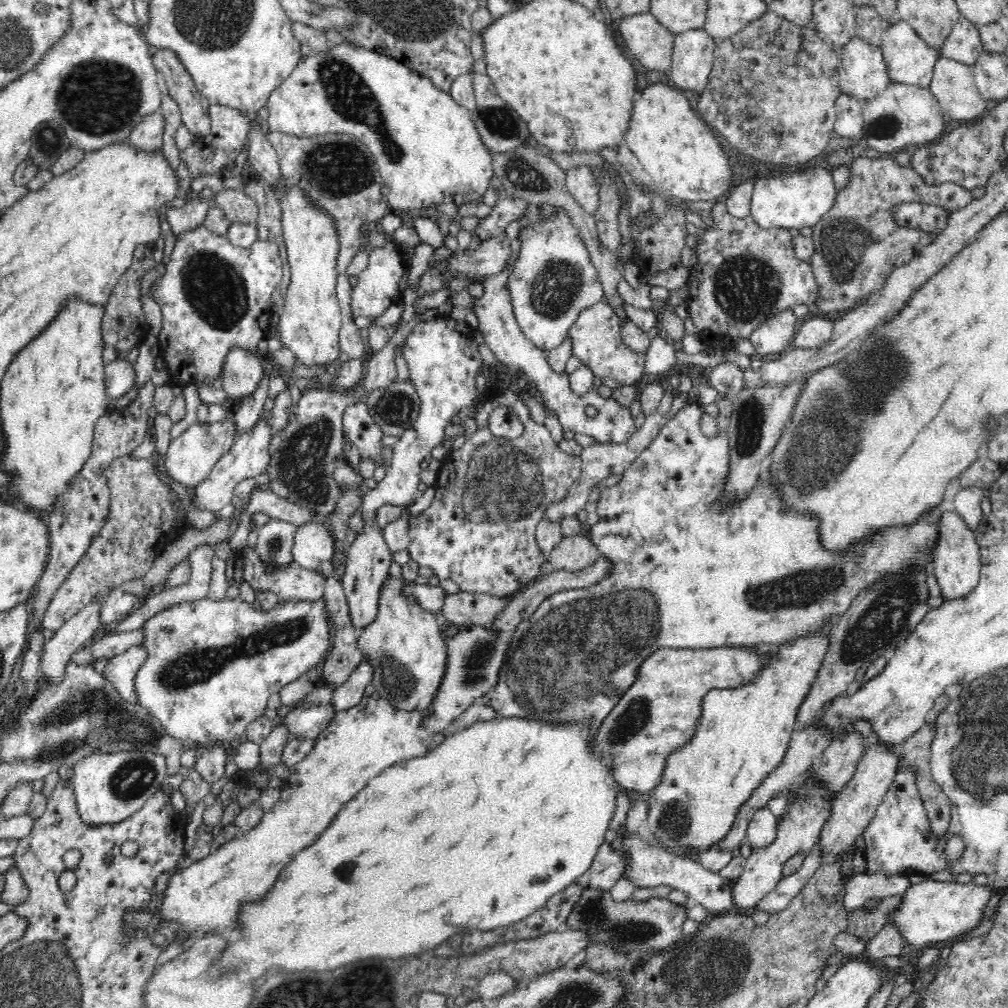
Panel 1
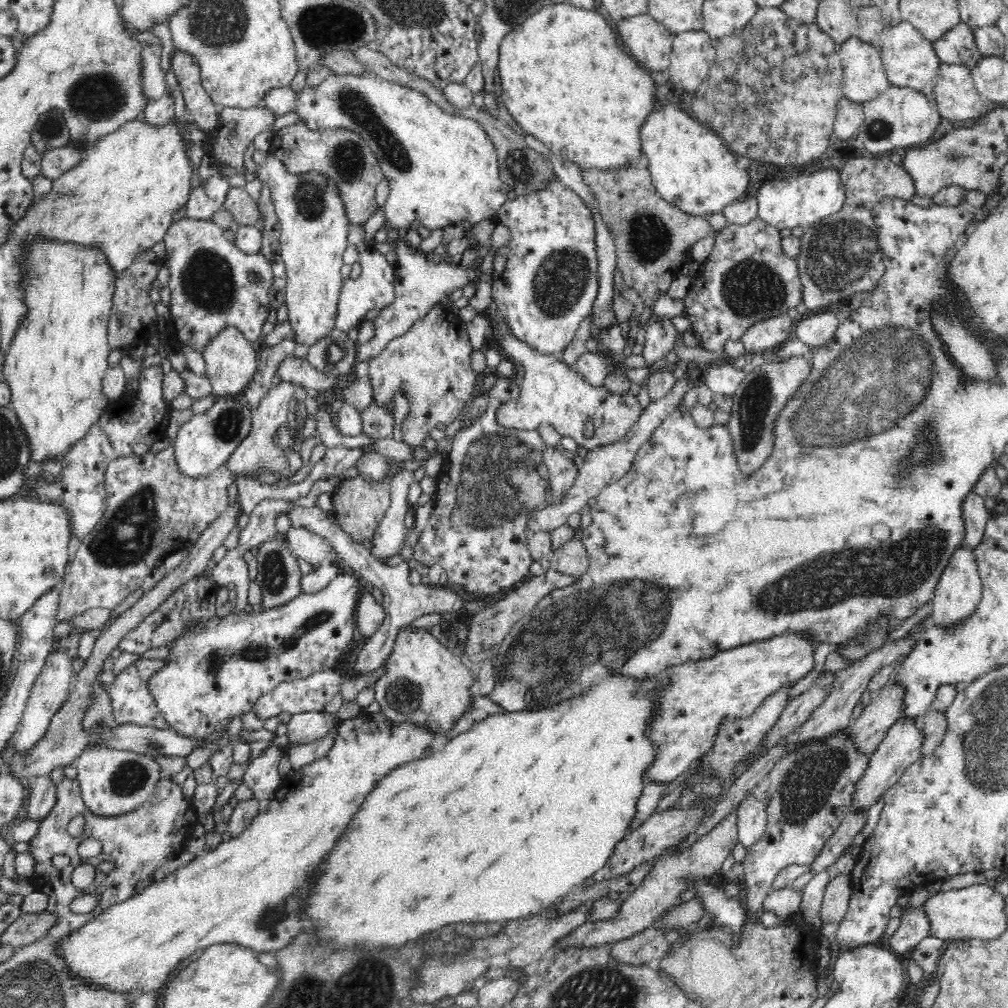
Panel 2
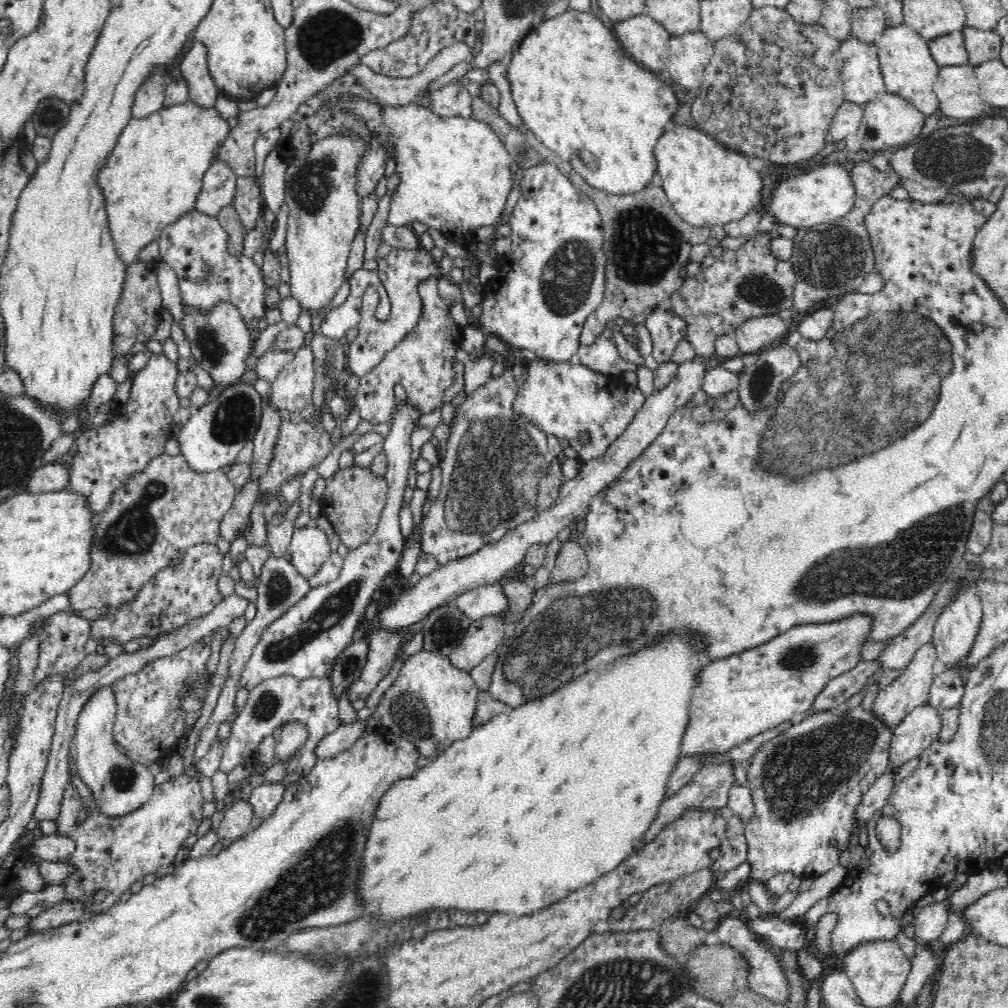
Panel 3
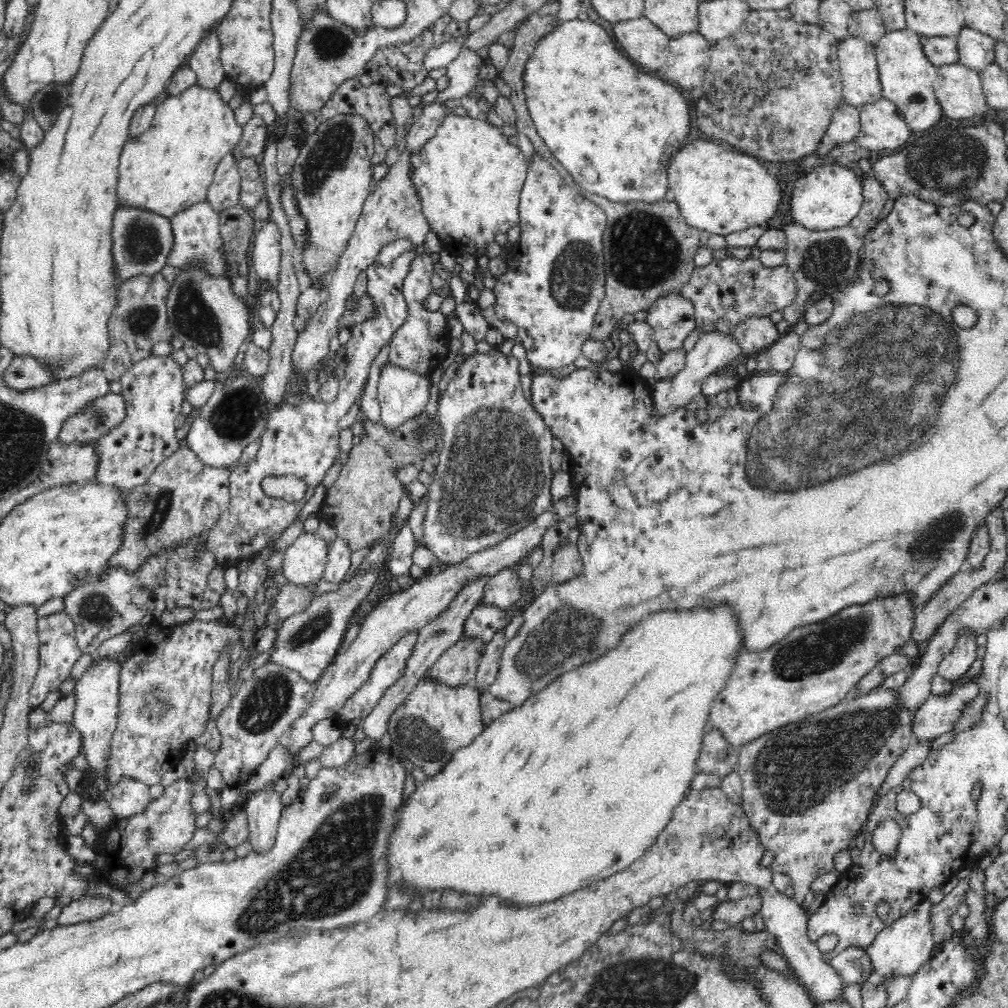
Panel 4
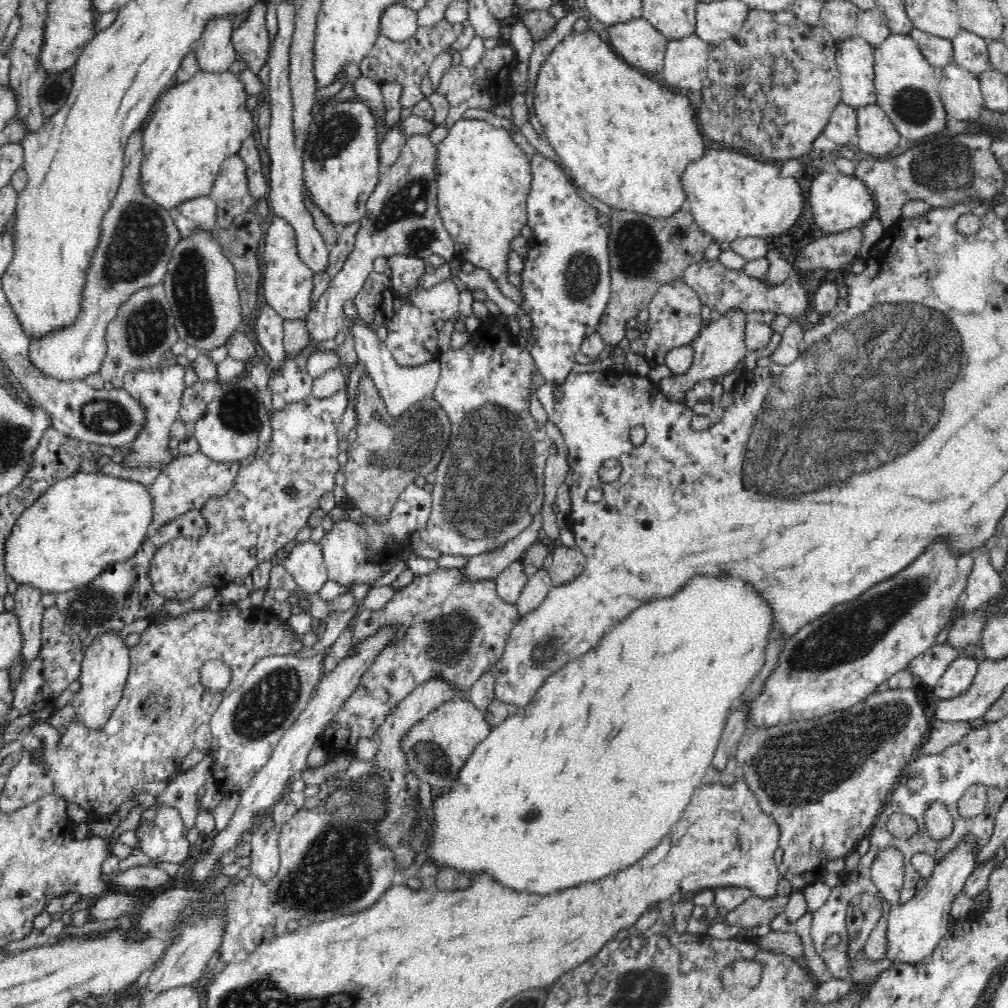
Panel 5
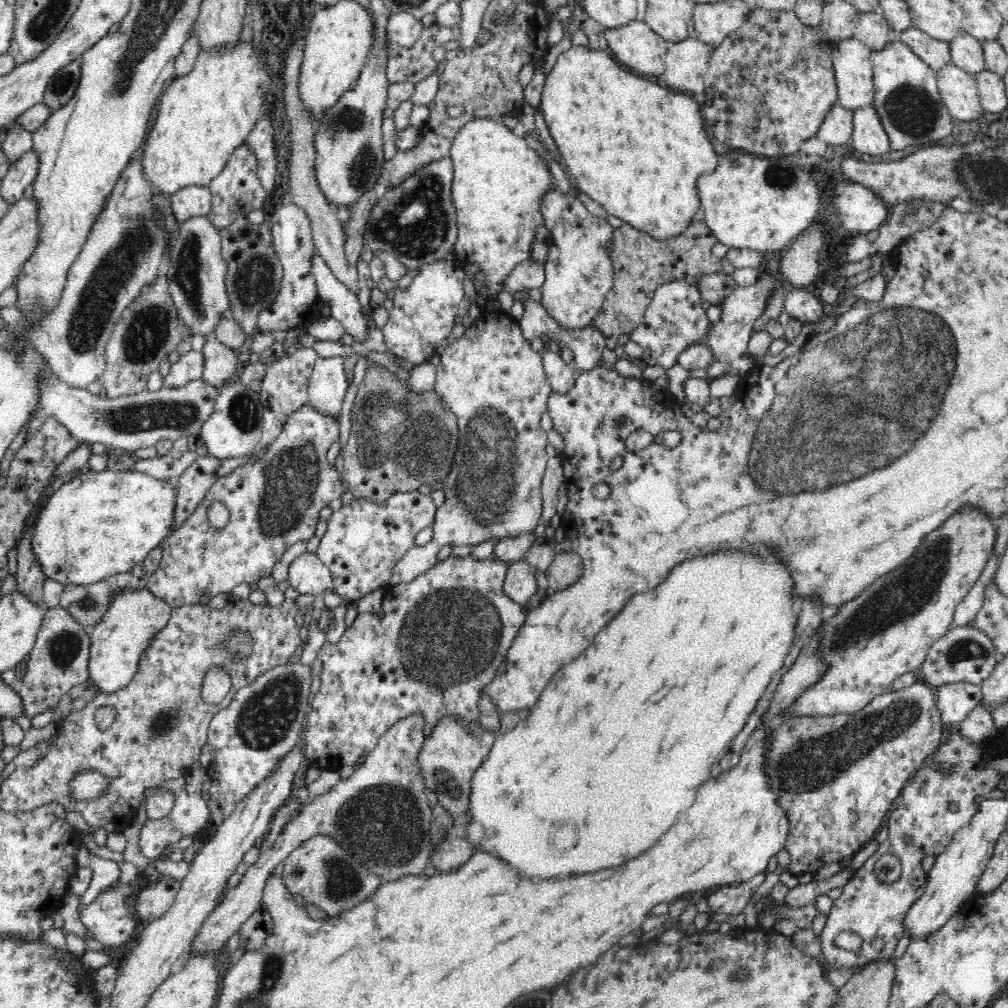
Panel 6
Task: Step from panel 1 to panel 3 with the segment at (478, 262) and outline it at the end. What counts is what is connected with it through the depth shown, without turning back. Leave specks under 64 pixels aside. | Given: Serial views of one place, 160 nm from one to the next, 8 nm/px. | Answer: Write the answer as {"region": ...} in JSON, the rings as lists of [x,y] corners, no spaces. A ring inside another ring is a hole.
{"region":[[[419,246],[416,250],[404,250],[404,248],[393,248],[388,256],[376,260],[376,269],[380,271],[380,281],[384,283],[390,302],[391,312],[388,318],[379,319],[376,316],[379,304],[379,294],[374,288],[368,288],[362,298],[360,320],[357,326],[358,334],[351,344],[348,345],[347,365],[350,374],[361,377],[371,371],[393,350],[404,338],[414,330],[420,318],[422,318],[422,295],[420,295],[420,284],[430,278],[442,279],[447,277],[442,271],[438,262],[434,262],[431,253],[424,247]]]}

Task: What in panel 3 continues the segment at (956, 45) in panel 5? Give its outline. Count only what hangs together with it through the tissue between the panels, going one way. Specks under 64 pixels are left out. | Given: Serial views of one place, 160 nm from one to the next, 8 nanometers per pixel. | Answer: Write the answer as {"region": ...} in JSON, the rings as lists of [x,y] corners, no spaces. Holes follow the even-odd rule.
{"region":[[[965,26],[962,31],[972,66],[999,58],[1004,42],[995,29],[980,30]]]}

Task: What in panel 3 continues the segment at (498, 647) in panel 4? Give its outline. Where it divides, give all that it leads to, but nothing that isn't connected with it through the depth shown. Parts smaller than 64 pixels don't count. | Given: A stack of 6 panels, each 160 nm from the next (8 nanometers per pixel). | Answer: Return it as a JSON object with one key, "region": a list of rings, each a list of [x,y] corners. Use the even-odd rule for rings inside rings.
{"region":[[[558,538],[552,539],[547,543],[547,554],[543,564],[535,570],[532,576],[504,580],[501,591],[509,605],[506,610],[507,618],[509,618],[508,623],[516,624],[520,621],[526,608],[533,603],[536,590],[540,590],[548,582],[561,547],[562,542]]]}

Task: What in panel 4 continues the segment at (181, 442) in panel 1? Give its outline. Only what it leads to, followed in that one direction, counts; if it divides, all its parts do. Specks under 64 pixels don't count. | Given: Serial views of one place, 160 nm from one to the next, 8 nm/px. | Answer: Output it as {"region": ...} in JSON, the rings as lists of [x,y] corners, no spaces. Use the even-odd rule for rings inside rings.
{"region":[[[234,377],[218,385],[206,404],[203,404],[185,436],[186,444],[204,466],[233,467],[243,449],[250,442],[258,441],[265,431],[269,410],[268,401],[256,379]]]}

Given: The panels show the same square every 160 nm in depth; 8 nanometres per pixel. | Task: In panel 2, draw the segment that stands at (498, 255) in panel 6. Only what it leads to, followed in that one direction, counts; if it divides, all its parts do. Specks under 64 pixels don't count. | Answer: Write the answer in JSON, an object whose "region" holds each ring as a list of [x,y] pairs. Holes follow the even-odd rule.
{"region":[[[366,70],[364,74],[330,71],[322,82],[314,86],[304,84],[300,90],[294,90],[288,84],[270,90],[265,101],[273,122],[288,114],[296,114],[302,125],[312,132],[343,129],[358,134],[366,142],[375,154],[382,176],[388,180],[390,188],[383,205],[383,228],[396,228],[404,232],[415,219],[429,230],[456,226],[465,220],[474,225],[486,218],[495,220],[500,206],[508,200],[506,194],[509,190],[500,180],[494,145],[478,122],[454,112],[444,112],[424,92],[394,80],[386,80],[372,70]]]}

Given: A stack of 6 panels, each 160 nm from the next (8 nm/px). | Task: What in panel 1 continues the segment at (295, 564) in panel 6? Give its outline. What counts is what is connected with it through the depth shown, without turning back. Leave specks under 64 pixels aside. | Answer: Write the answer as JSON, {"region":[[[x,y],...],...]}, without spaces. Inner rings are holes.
{"region":[[[306,521],[297,526],[294,536],[293,560],[311,572],[320,570],[322,562],[332,560],[334,544],[330,532],[320,521]]]}

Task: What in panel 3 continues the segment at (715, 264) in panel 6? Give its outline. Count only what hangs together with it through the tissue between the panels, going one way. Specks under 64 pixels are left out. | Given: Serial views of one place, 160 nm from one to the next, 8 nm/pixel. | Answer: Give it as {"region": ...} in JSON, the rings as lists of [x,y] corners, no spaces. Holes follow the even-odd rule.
{"region":[[[557,161],[556,165],[594,204],[601,218],[606,284],[602,304],[586,317],[580,331],[580,346],[589,346],[616,318],[621,316],[630,321],[674,294],[687,280],[686,266],[692,246],[710,238],[709,227],[697,227],[680,218],[663,189],[651,183],[637,191],[614,194],[590,186],[568,161]]]}

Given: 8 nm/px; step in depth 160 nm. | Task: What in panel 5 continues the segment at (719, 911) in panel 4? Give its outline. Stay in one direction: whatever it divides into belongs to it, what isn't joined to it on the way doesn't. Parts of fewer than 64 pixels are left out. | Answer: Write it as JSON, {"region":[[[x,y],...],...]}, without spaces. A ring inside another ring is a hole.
{"region":[[[752,895],[746,899],[746,902],[729,910],[721,920],[730,925],[738,925],[742,929],[769,924],[778,911],[784,911],[788,900],[788,895],[780,895],[776,900]]]}

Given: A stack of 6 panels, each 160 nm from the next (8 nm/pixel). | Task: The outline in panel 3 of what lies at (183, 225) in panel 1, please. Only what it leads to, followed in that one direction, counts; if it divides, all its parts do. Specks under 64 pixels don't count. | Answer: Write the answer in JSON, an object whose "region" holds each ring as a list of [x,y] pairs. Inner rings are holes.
{"region":[[[215,160],[204,173],[200,192],[193,210],[210,216],[217,215],[233,203],[237,176],[222,160]]]}

